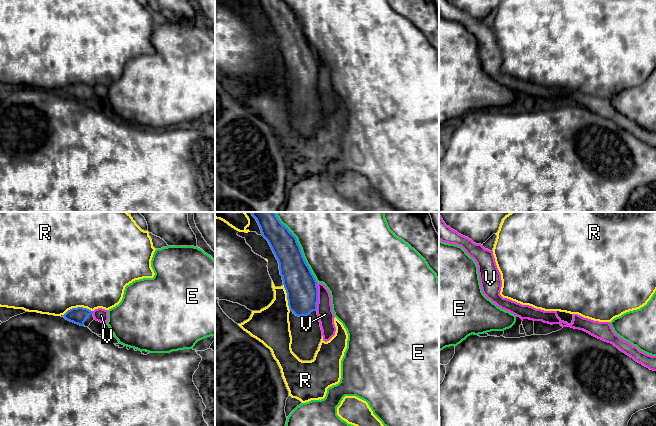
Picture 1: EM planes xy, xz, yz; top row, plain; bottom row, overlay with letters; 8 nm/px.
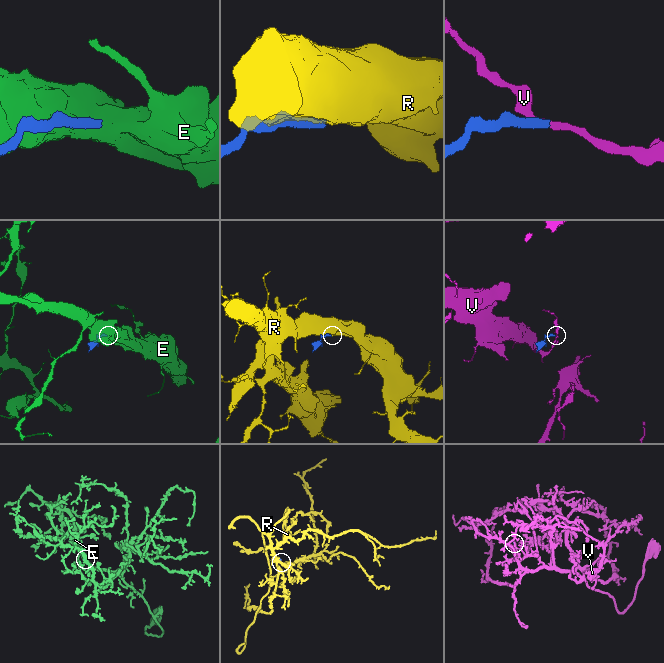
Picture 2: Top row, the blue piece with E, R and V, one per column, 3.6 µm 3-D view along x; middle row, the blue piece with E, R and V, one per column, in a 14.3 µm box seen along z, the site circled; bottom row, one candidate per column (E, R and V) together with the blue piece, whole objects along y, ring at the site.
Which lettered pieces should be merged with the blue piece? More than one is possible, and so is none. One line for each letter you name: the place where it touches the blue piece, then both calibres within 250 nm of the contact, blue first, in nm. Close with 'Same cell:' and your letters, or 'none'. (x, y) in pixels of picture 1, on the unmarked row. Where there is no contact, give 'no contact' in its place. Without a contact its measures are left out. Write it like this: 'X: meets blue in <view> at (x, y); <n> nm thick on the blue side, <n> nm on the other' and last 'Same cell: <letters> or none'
Same cell: none

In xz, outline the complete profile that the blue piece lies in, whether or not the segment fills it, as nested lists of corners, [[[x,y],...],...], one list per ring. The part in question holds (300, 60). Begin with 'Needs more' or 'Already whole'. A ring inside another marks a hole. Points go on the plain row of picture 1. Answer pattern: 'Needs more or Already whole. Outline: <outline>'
Needs more. Outline: [[[258,0],[279,39],[287,69],[292,128],[302,137],[314,135],[322,115],[317,91],[317,57],[296,13],[283,0]]]

